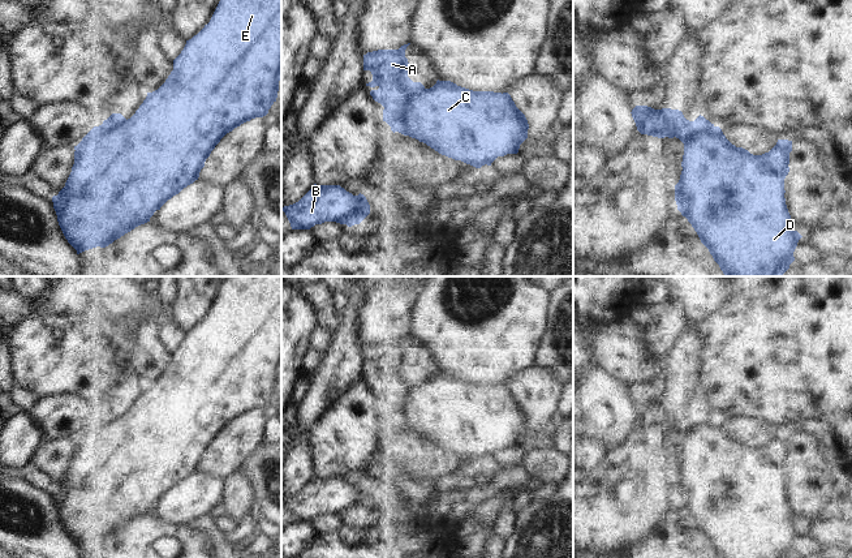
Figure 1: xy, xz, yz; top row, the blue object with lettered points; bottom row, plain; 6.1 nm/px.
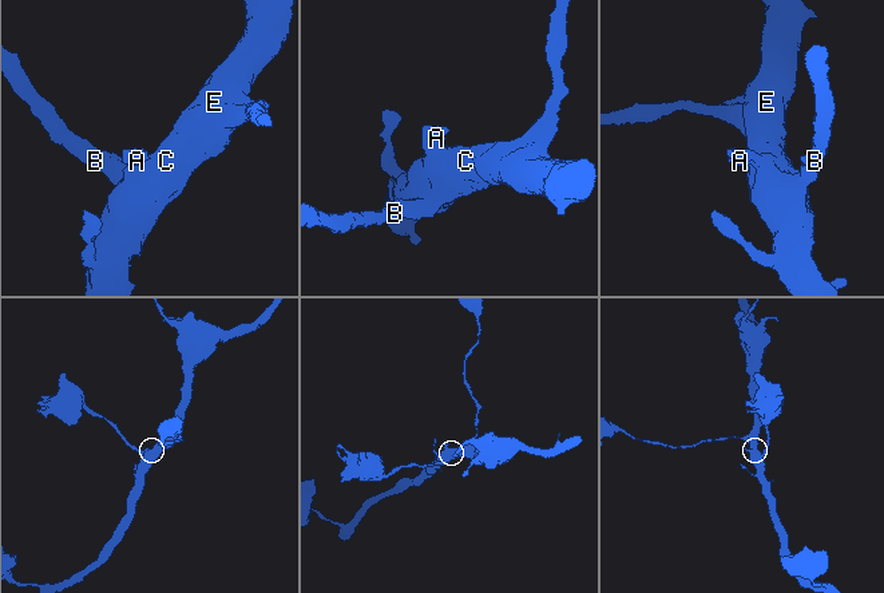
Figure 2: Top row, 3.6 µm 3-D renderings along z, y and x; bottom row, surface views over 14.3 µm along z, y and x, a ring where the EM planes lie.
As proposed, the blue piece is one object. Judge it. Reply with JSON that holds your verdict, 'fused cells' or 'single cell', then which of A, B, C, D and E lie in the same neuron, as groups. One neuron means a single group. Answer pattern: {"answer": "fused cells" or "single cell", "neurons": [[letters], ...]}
{"answer": "fused cells", "neurons": [["A"], ["B", "C", "D", "E"]]}

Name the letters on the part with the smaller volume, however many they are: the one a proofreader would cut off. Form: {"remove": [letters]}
{"remove": ["A"]}

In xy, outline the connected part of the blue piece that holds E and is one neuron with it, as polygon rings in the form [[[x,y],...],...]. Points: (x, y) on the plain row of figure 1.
[[[231,276],[221,283],[220,293],[207,317],[186,336],[181,345],[173,352],[173,362],[165,374],[155,383],[147,385],[146,391],[135,405],[124,413],[115,422],[104,421],[103,417],[94,418],[82,433],[74,438],[74,456],[65,475],[65,478],[57,488],[52,489],[53,501],[57,507],[59,518],[68,535],[77,542],[77,546],[100,538],[106,540],[115,532],[130,524],[135,519],[150,514],[156,502],[178,486],[184,480],[193,476],[199,469],[206,451],[220,434],[220,432],[234,420],[255,409],[263,409],[268,405],[271,398],[276,394],[279,373],[281,368],[281,276]]]

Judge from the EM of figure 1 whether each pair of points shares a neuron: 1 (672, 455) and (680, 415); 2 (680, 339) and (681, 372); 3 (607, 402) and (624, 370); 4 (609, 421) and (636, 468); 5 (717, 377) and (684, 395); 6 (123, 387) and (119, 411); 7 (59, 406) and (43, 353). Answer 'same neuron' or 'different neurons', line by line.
1: same neuron
2: same neuron
3: different neurons
4: different neurons
5: different neurons
6: same neuron
7: different neurons

